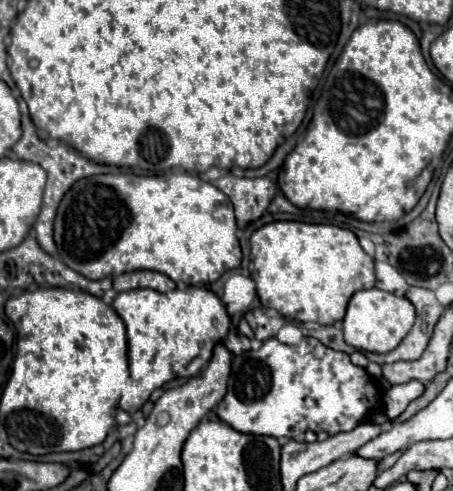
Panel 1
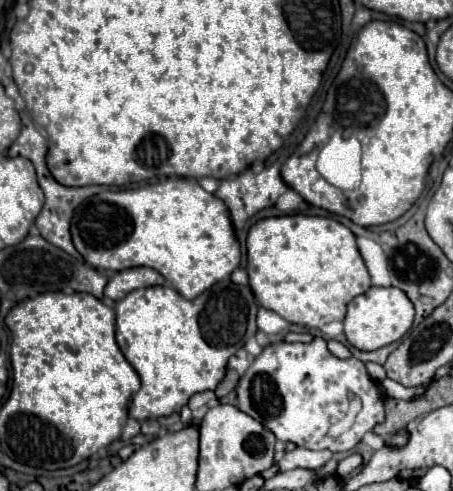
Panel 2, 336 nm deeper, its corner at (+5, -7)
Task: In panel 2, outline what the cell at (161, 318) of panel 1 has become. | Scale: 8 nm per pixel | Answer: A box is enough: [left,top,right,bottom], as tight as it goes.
[115,280,259,420]

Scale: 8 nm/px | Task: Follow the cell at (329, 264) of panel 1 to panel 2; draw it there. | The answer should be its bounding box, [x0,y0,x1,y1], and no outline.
[247,216,371,328]

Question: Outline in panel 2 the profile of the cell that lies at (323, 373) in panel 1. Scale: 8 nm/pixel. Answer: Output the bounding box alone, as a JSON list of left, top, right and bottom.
[237,338,385,452]

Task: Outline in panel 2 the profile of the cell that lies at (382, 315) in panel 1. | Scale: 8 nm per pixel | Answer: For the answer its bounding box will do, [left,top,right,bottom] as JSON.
[343,286,413,350]

